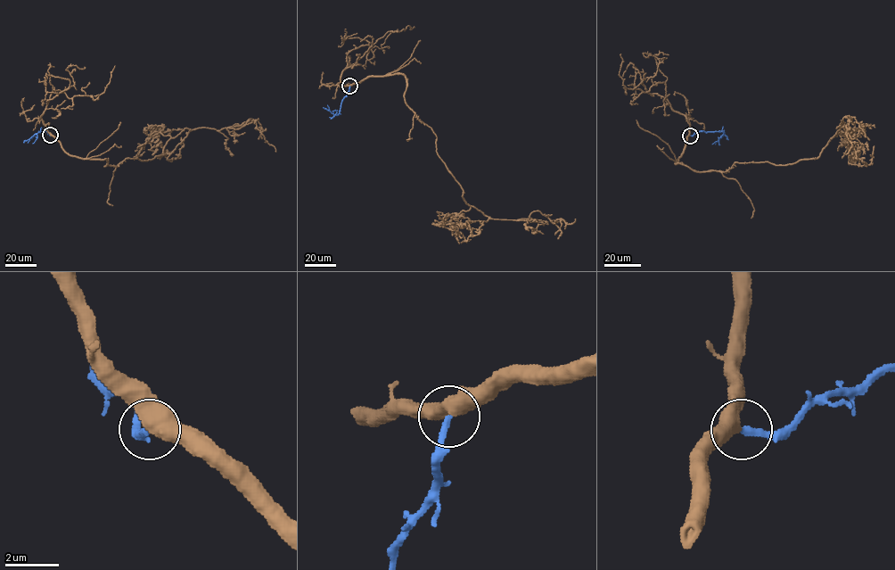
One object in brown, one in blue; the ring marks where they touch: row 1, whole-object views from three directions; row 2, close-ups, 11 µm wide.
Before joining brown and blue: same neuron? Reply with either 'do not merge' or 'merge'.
merge

